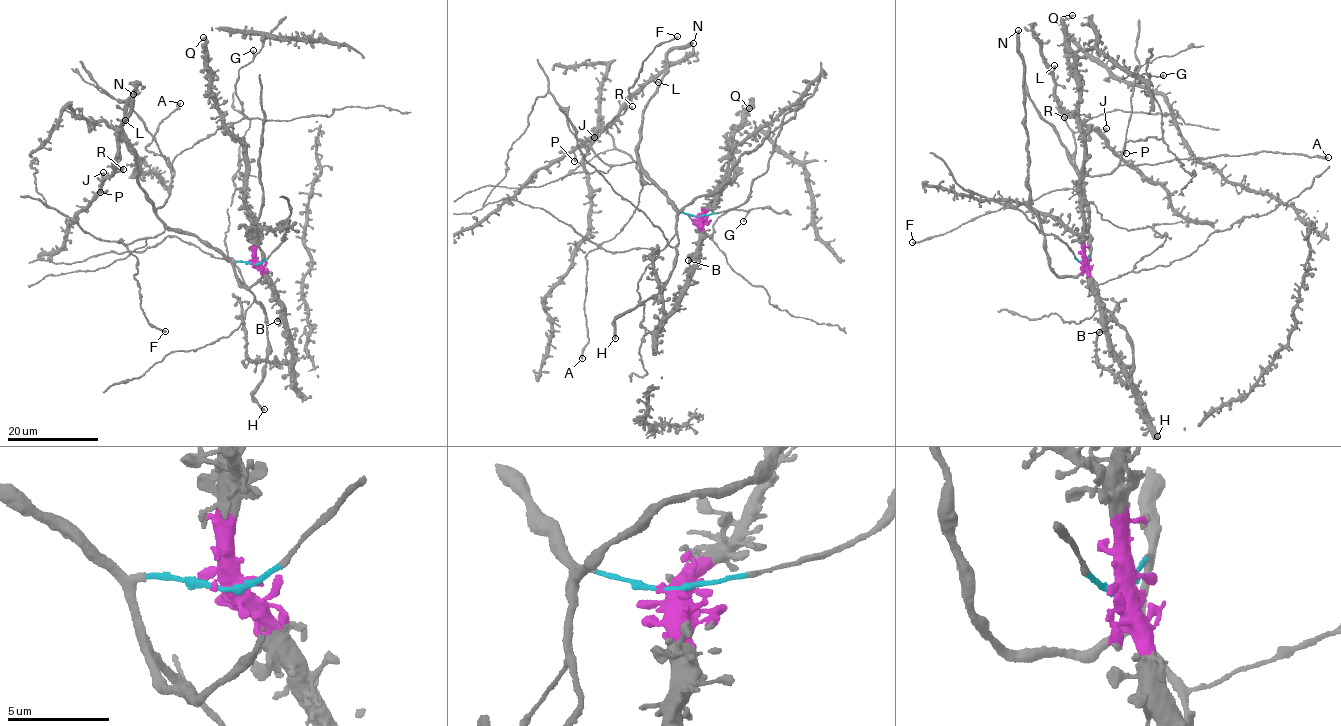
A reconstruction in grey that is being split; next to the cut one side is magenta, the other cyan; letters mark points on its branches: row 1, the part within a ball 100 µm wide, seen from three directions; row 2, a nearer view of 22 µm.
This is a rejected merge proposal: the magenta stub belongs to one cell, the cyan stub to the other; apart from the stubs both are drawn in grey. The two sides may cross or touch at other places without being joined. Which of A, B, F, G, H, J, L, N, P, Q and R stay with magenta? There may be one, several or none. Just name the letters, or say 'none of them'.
B, Q

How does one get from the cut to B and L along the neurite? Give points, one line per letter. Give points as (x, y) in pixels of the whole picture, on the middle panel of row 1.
B: (699, 216), (699, 251), (691, 265), (689, 260)
L: (699, 216), (679, 212), (657, 252), (608, 251), (508, 197), (470, 214), (481, 221), (658, 82)

